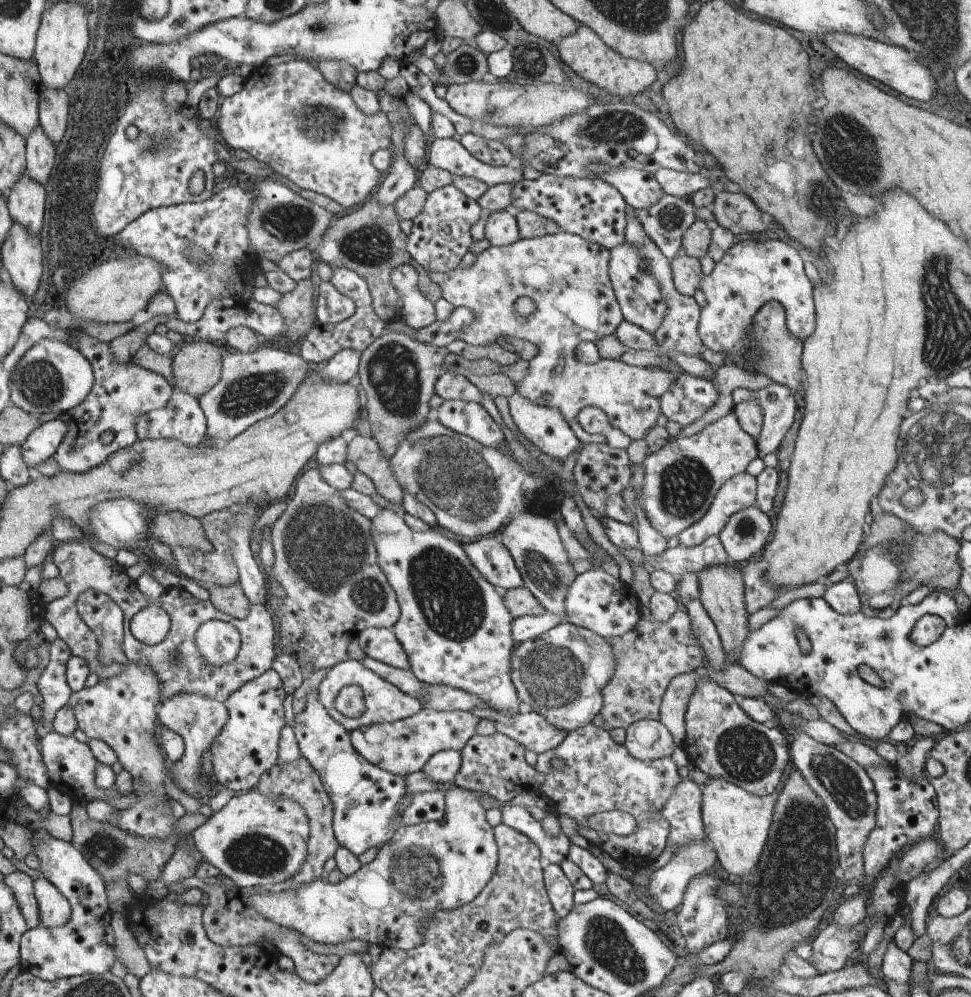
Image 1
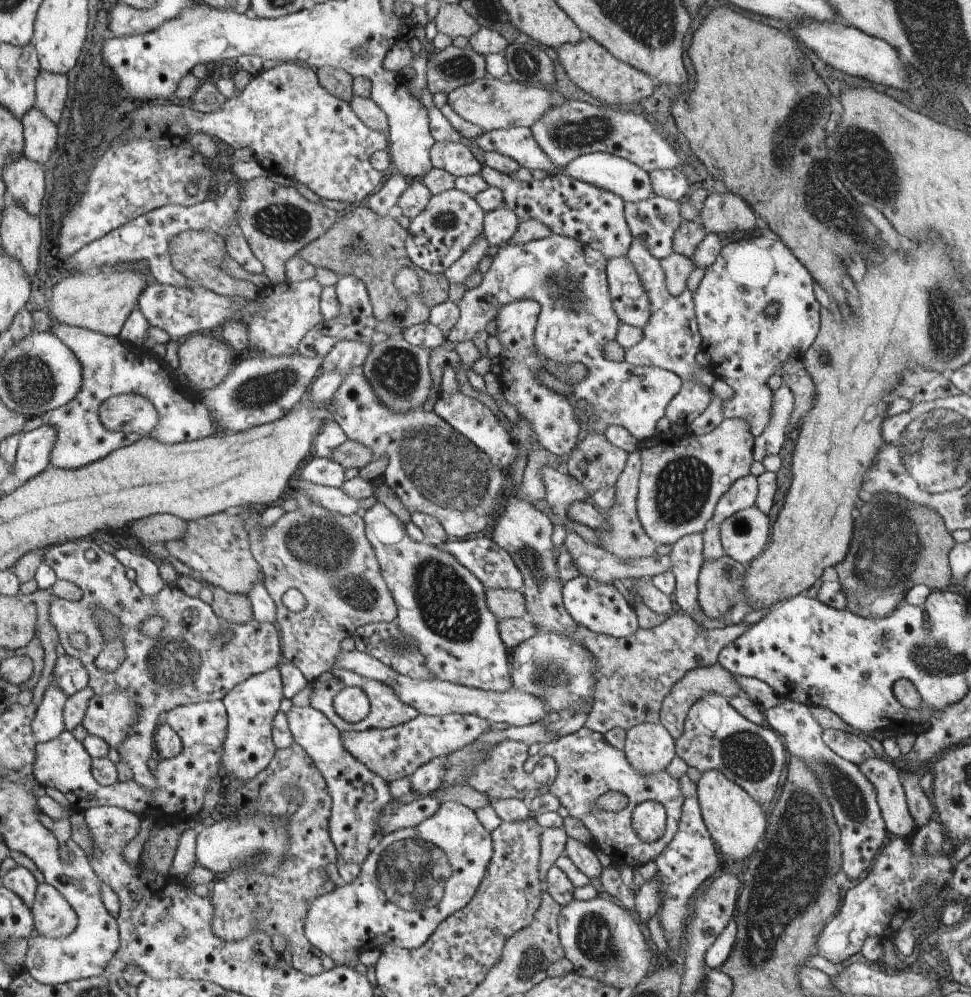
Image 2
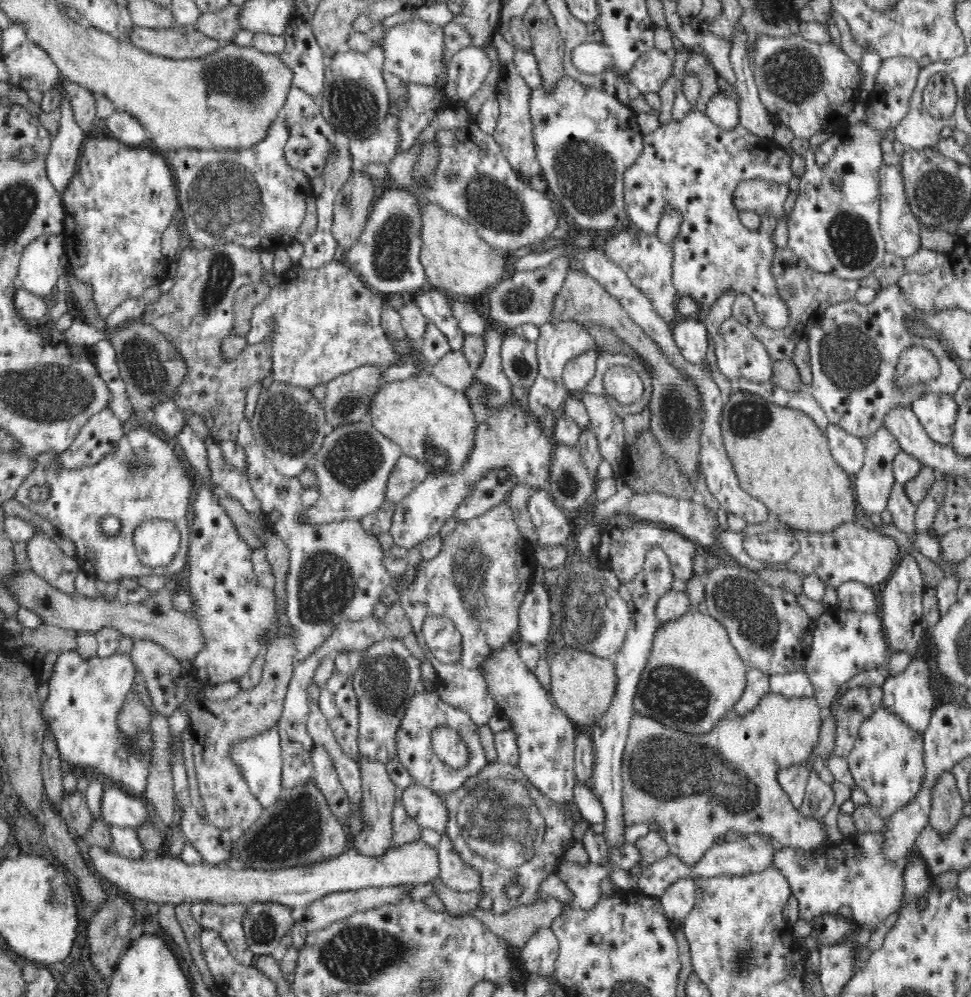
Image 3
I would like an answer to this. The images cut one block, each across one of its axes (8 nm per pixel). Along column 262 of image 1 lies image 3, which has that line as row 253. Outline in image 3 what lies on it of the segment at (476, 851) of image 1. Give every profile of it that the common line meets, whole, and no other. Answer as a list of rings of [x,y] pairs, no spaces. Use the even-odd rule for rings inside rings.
[[[883,164],[879,168],[879,229],[886,249],[901,258],[911,258],[921,250],[919,220],[908,210],[908,201],[904,190],[904,179],[900,176],[898,165]]]

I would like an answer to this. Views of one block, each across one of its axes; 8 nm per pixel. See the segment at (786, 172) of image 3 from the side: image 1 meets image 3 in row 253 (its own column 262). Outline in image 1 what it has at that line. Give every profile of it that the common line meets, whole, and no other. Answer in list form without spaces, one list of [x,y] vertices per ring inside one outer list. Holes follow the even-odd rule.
[[[273,669],[243,685],[224,704],[230,710],[230,719],[211,745],[212,777],[221,786],[236,792],[259,785],[268,771],[279,763],[280,730],[283,730],[284,696],[286,686]]]

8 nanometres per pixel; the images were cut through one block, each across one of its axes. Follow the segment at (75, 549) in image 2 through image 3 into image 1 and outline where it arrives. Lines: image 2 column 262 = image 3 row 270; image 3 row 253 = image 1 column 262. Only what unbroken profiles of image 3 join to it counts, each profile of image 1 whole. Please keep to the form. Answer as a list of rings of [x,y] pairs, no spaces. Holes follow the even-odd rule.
[[[89,535],[81,540],[57,543],[53,562],[60,572],[60,578],[67,585],[67,594],[47,603],[44,619],[56,629],[58,637],[69,645],[71,654],[86,660],[90,666],[90,672],[96,674],[100,679],[112,679],[112,676],[119,675],[123,670],[123,664],[102,665],[99,662],[97,637],[80,619],[75,609],[78,596],[89,589],[105,593],[120,606],[125,615],[123,652],[129,661],[146,663],[156,672],[161,681],[163,697],[165,698],[172,699],[174,696],[181,696],[185,693],[198,693],[199,696],[211,697],[225,703],[240,688],[243,688],[244,684],[251,683],[253,679],[271,669],[276,657],[276,654],[274,654],[276,632],[274,632],[272,616],[268,614],[266,606],[252,603],[249,616],[244,619],[236,619],[219,612],[212,605],[212,602],[197,600],[196,596],[192,596],[192,592],[187,592],[180,586],[166,589],[163,595],[159,597],[159,606],[171,618],[172,628],[167,639],[158,645],[144,645],[139,642],[131,634],[129,625],[140,611],[149,606],[149,598],[139,590],[138,582],[132,581],[132,578],[128,577],[126,568],[121,566],[118,561],[100,555],[91,544],[92,537]],[[212,620],[225,621],[234,625],[242,636],[242,650],[239,652],[239,656],[233,662],[222,667],[208,664],[206,657],[199,652],[198,648],[199,629]]]

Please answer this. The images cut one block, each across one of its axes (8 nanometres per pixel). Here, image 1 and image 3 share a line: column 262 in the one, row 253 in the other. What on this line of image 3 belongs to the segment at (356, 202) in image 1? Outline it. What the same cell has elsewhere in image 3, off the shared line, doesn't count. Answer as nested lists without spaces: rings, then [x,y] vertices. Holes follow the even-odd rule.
[[[87,138],[81,148],[79,163],[70,186],[62,194],[64,207],[63,233],[65,256],[74,278],[92,286],[94,304],[98,314],[106,319],[124,300],[139,299],[147,288],[159,286],[167,279],[171,259],[161,252],[161,239],[178,210],[176,187],[172,184],[172,171],[162,158],[144,146],[133,147],[118,139]]]

